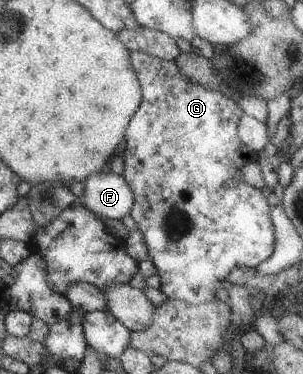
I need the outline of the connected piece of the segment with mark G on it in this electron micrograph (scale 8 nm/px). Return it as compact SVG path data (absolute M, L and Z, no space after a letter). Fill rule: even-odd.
M131 52L131 67L139 81L142 99L141 105L137 112L131 117L129 125L124 136L125 152L123 158L125 161L125 171L123 171L123 179L127 181L127 185L133 191L133 209L131 209L131 217L137 223L138 230L143 234L147 249L149 249L149 259L155 267L156 274L161 278L161 291L171 300L185 301L197 305L197 303L205 303L205 301L213 301L216 299L216 289L222 287L221 283L227 280L233 269L250 267L255 268L257 265L264 263L274 253L275 231L271 219L271 207L267 197L263 195L260 189L251 186L251 183L243 183L243 175L241 175L241 167L245 163L256 160L259 155L251 153L250 150L240 141L238 133L238 125L244 112L239 105L232 99L228 98L225 93L221 93L215 89L207 89L203 85L197 85L193 81L189 81L187 77L181 75L179 67L175 61L161 60L140 52Z

